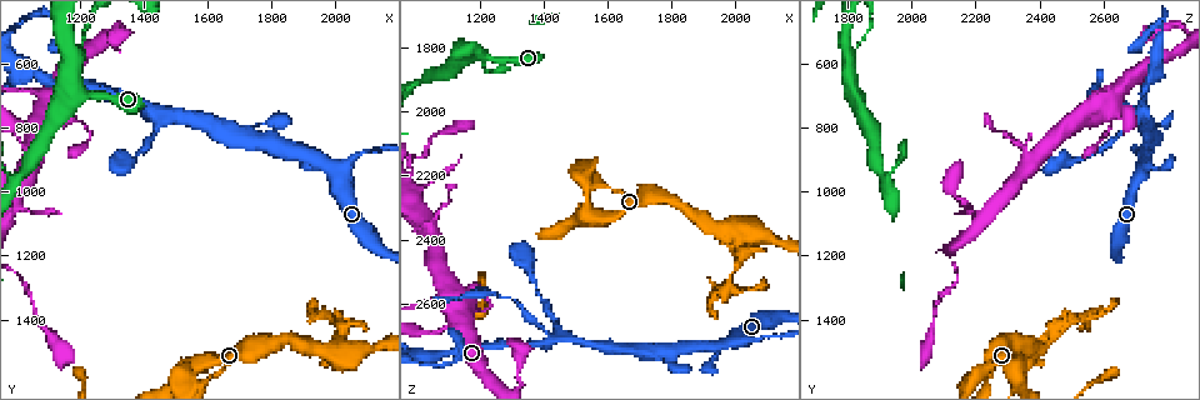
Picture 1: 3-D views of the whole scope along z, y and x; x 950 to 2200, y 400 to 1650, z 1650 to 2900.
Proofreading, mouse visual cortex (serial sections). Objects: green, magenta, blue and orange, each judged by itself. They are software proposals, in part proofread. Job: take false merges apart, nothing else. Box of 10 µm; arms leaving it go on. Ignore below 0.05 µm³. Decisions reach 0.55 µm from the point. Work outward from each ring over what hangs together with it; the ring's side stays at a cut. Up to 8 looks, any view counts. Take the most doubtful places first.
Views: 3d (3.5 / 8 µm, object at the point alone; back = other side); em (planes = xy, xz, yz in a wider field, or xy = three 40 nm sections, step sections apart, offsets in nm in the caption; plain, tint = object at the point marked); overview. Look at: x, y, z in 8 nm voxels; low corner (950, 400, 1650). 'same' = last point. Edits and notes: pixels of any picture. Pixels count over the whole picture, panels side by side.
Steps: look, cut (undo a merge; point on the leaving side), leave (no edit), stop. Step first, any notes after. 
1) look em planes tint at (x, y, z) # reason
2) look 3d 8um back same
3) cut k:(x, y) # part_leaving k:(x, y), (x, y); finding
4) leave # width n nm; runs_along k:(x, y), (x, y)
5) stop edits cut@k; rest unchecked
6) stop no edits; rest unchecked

look 3d 8um at (1180, 580, 1800) # three arms meet

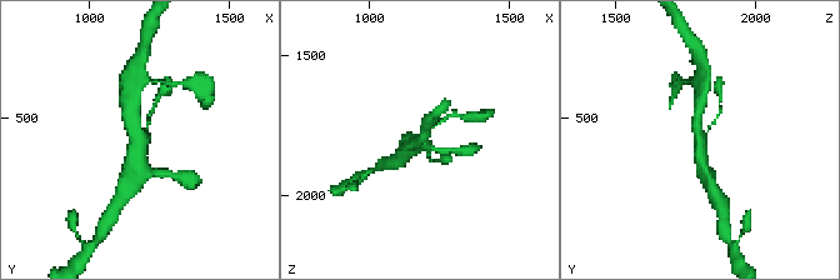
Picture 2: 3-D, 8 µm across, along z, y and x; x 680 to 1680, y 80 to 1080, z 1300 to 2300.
look 3d 3.5um same # zoom in

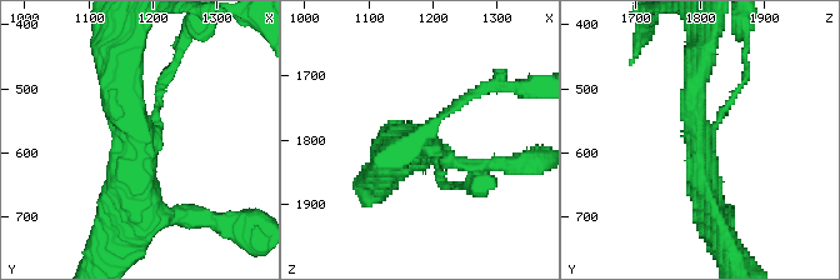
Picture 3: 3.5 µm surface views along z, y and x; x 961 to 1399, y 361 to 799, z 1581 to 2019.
look em xy step 1 tint at (1185, 580, 1805) # shape alone is not enough

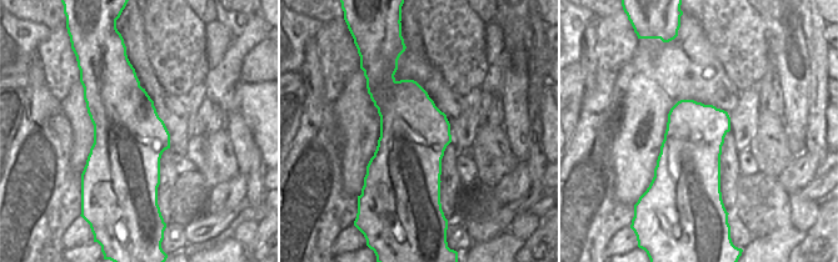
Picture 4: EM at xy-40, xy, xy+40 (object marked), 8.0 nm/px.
leave # arm_widths 100, 300, 400 nm; runs_along 3:(151, 218), (114, 65); all the same cell

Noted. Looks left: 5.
look 3d 8um at (1540, 1560, 2330) # a narrow waist

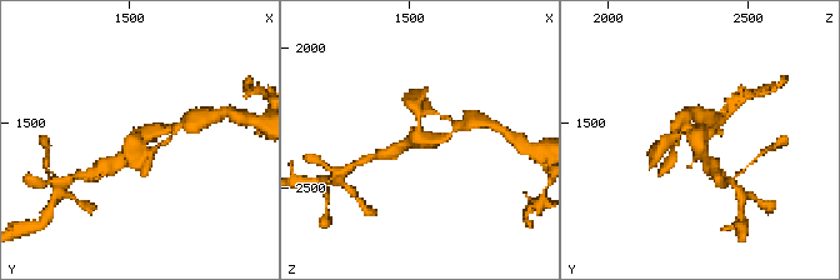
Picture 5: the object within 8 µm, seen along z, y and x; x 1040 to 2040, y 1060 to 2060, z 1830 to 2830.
look em xy step 5 tint same # arms 3; arm_widths 200, 250, 250 nm; need the tissue

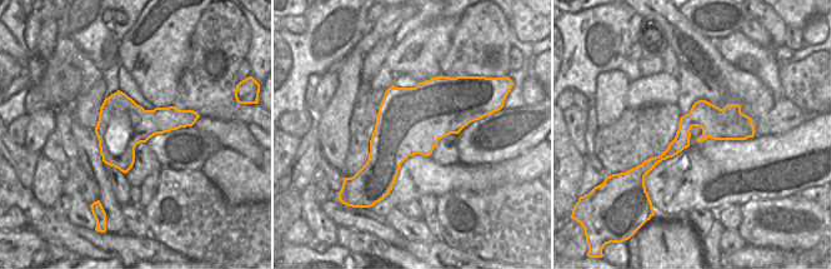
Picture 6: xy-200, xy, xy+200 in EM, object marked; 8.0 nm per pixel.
leave # runs_along 5:(450, 135), (418, 138), (415, 106); one cell here

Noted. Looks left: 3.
look 3d 3.5um back at (2000, 960, 2720) # a fork

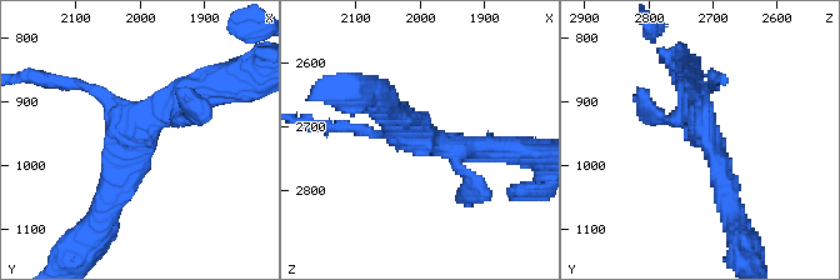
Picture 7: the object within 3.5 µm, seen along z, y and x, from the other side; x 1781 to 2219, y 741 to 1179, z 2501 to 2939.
look em xy step 2 tint at (2005, 960, 2715) # arms 3; arm_widths 150, 300, 350 nm; shape alone is not enough

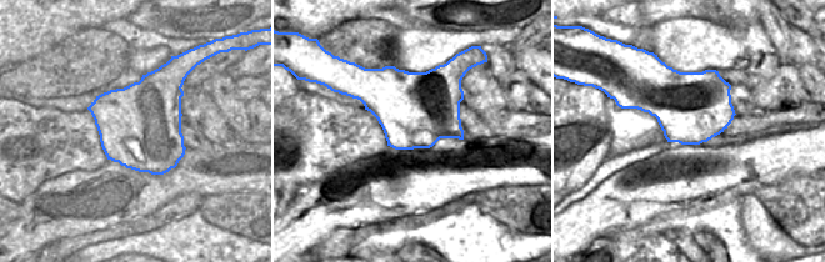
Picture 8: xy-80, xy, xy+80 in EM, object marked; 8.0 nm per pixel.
leave # runs_along 7:(106, 205), (138, 136), (203, 86); one cell here

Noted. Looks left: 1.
stop no edits; rest unchecked

